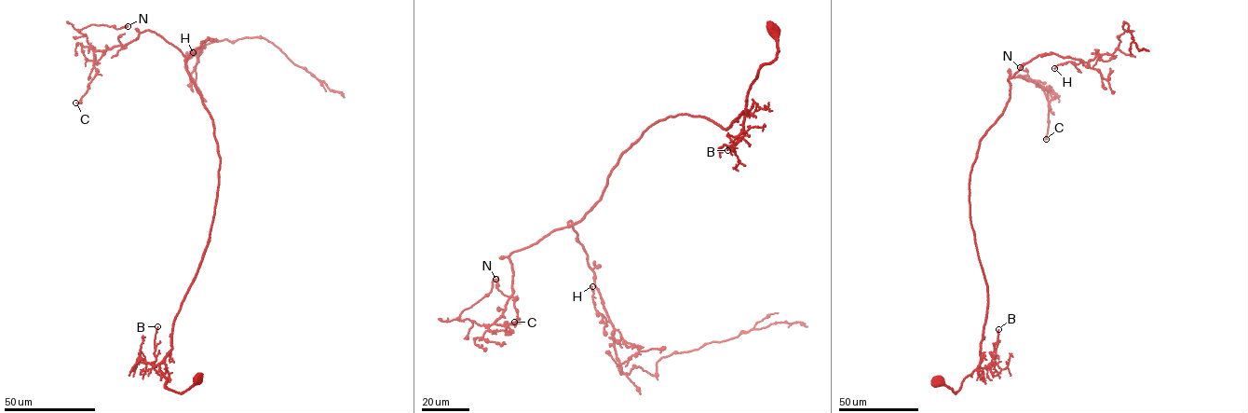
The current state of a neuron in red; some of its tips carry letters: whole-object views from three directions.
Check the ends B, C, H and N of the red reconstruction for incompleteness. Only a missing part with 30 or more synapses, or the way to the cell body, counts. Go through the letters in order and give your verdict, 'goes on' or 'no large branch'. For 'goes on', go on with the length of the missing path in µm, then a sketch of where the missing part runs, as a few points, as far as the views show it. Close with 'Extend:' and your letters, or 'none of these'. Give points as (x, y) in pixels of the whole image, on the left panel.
B: no large branch
C: no large branch
H: no large branch
N: no large branch
Extend: none of these

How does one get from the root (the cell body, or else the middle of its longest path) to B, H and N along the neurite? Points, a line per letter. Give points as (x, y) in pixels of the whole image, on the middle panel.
B: (775, 28), (776, 57), (761, 66), (753, 80), (746, 99), (742, 130), (746, 131), (727, 150)
H: (775, 28), (747, 113), (725, 130), (686, 114), (654, 123), (568, 222), (608, 321), (592, 286)
N: (775, 28), (747, 113), (649, 126), (580, 220), (508, 255), (501, 315), (460, 320), (495, 279)

